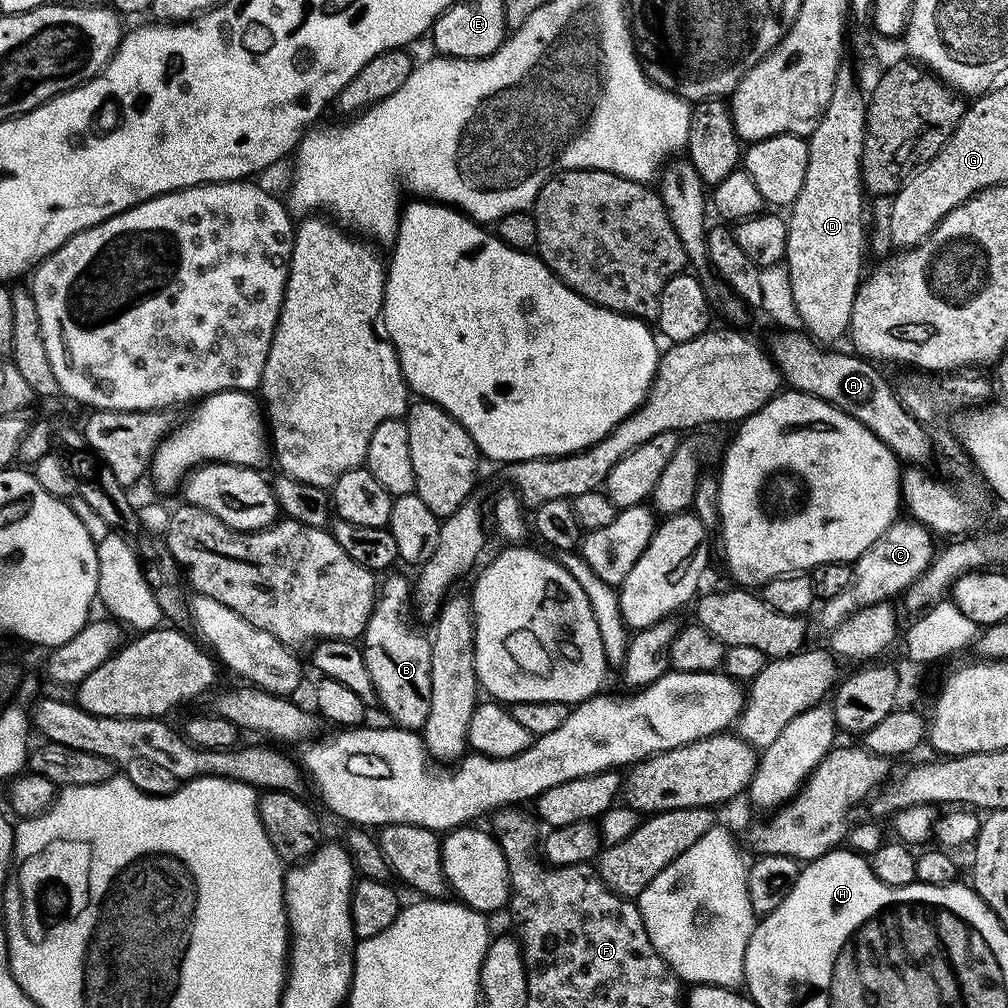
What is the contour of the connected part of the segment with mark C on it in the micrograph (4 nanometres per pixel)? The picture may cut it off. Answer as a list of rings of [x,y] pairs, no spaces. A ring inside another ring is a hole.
[[[911,518],[897,519],[891,524],[852,564],[852,581],[848,591],[842,594],[834,594],[834,598],[823,601],[820,607],[820,624],[825,630],[838,627],[843,620],[853,616],[859,608],[865,608],[871,604],[882,604],[891,601],[891,596],[899,597],[906,591],[919,576],[930,566],[934,555],[932,548],[933,533],[927,528],[917,524]]]

